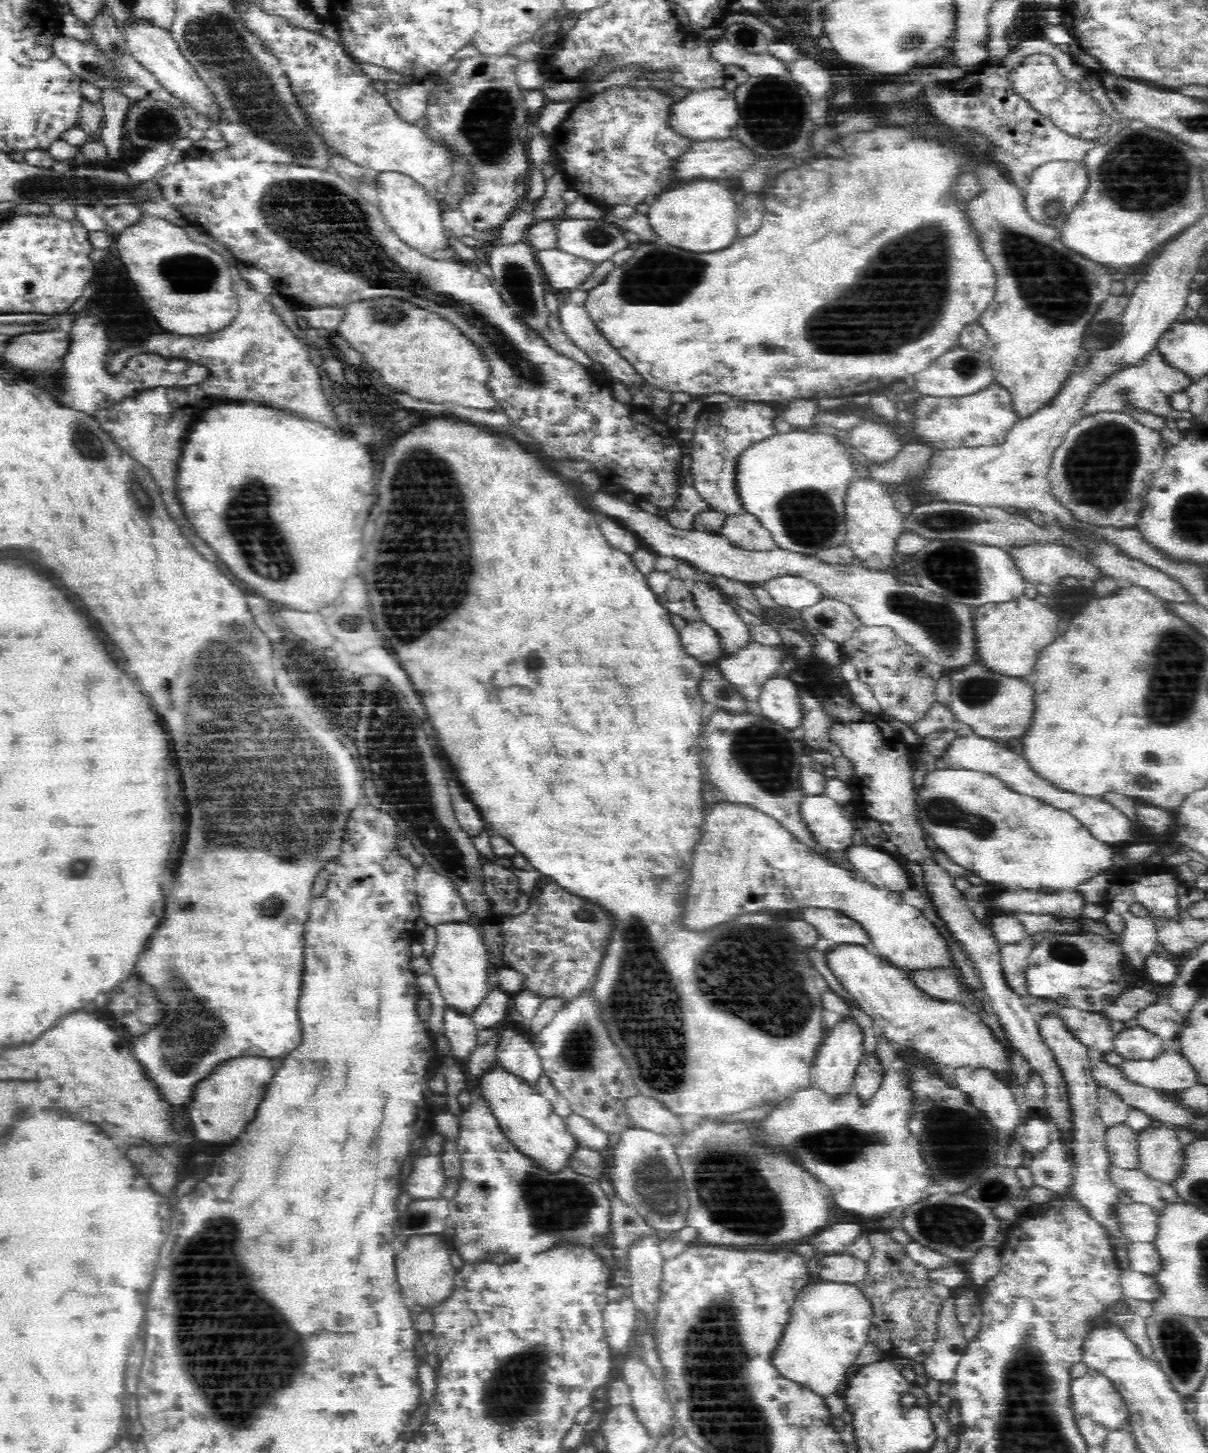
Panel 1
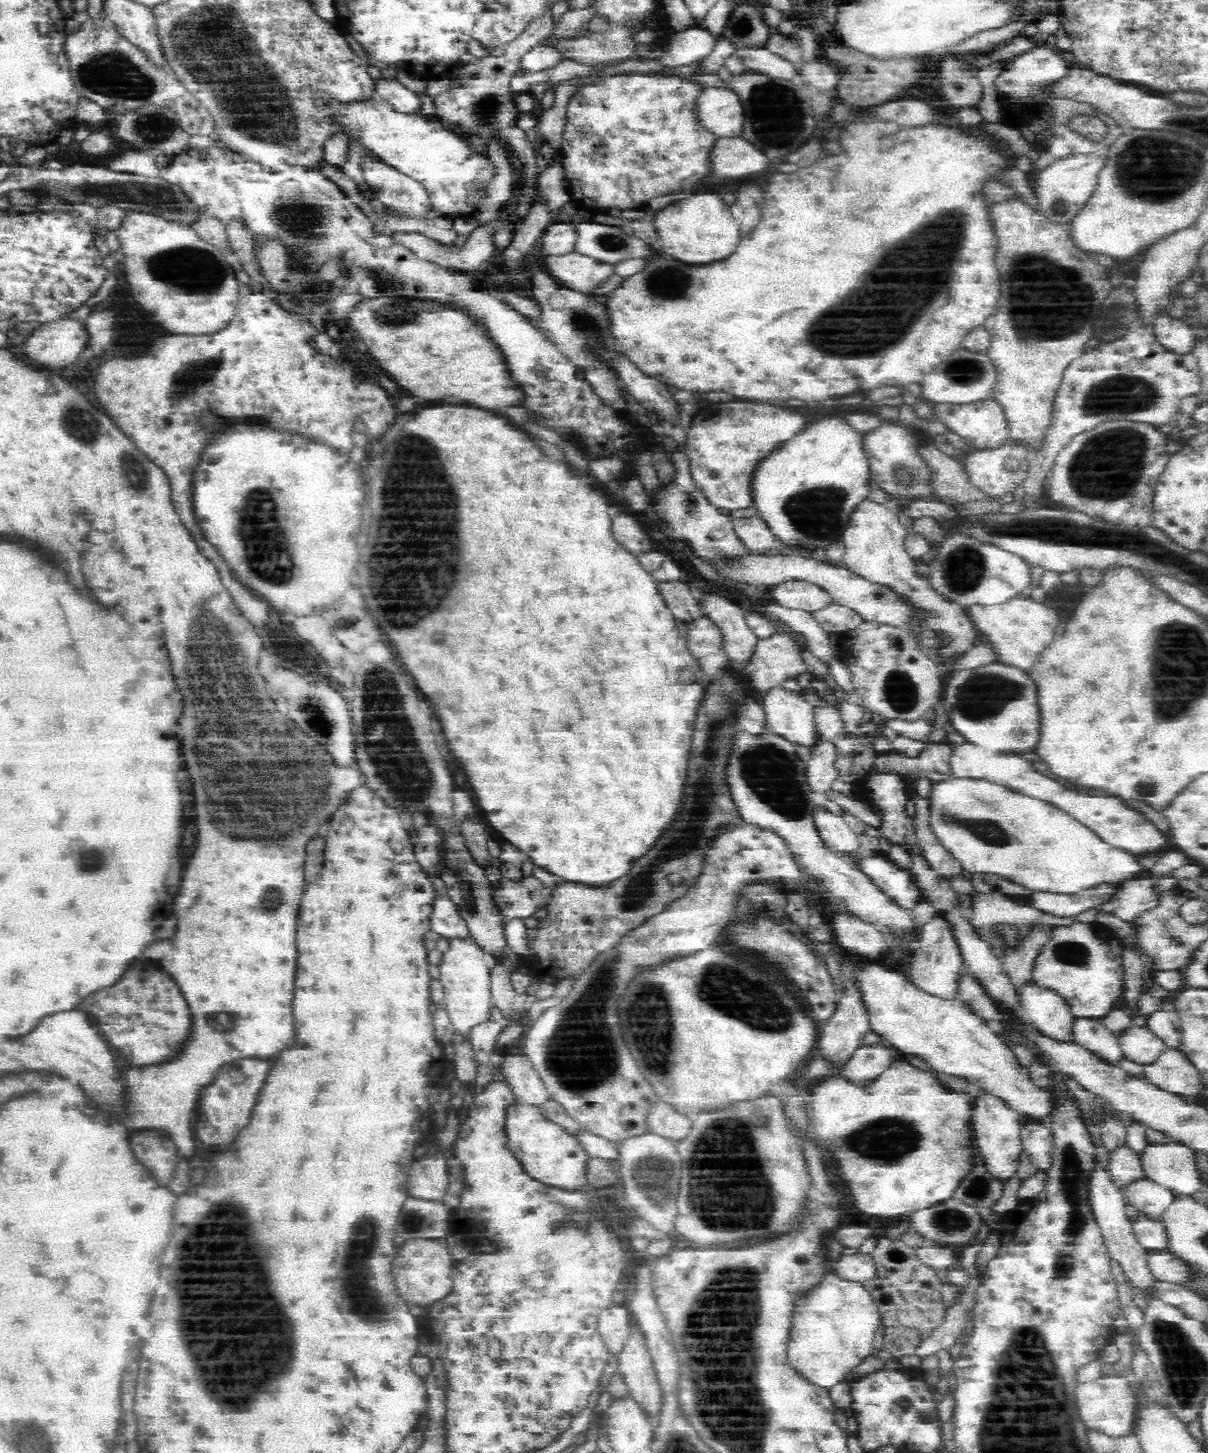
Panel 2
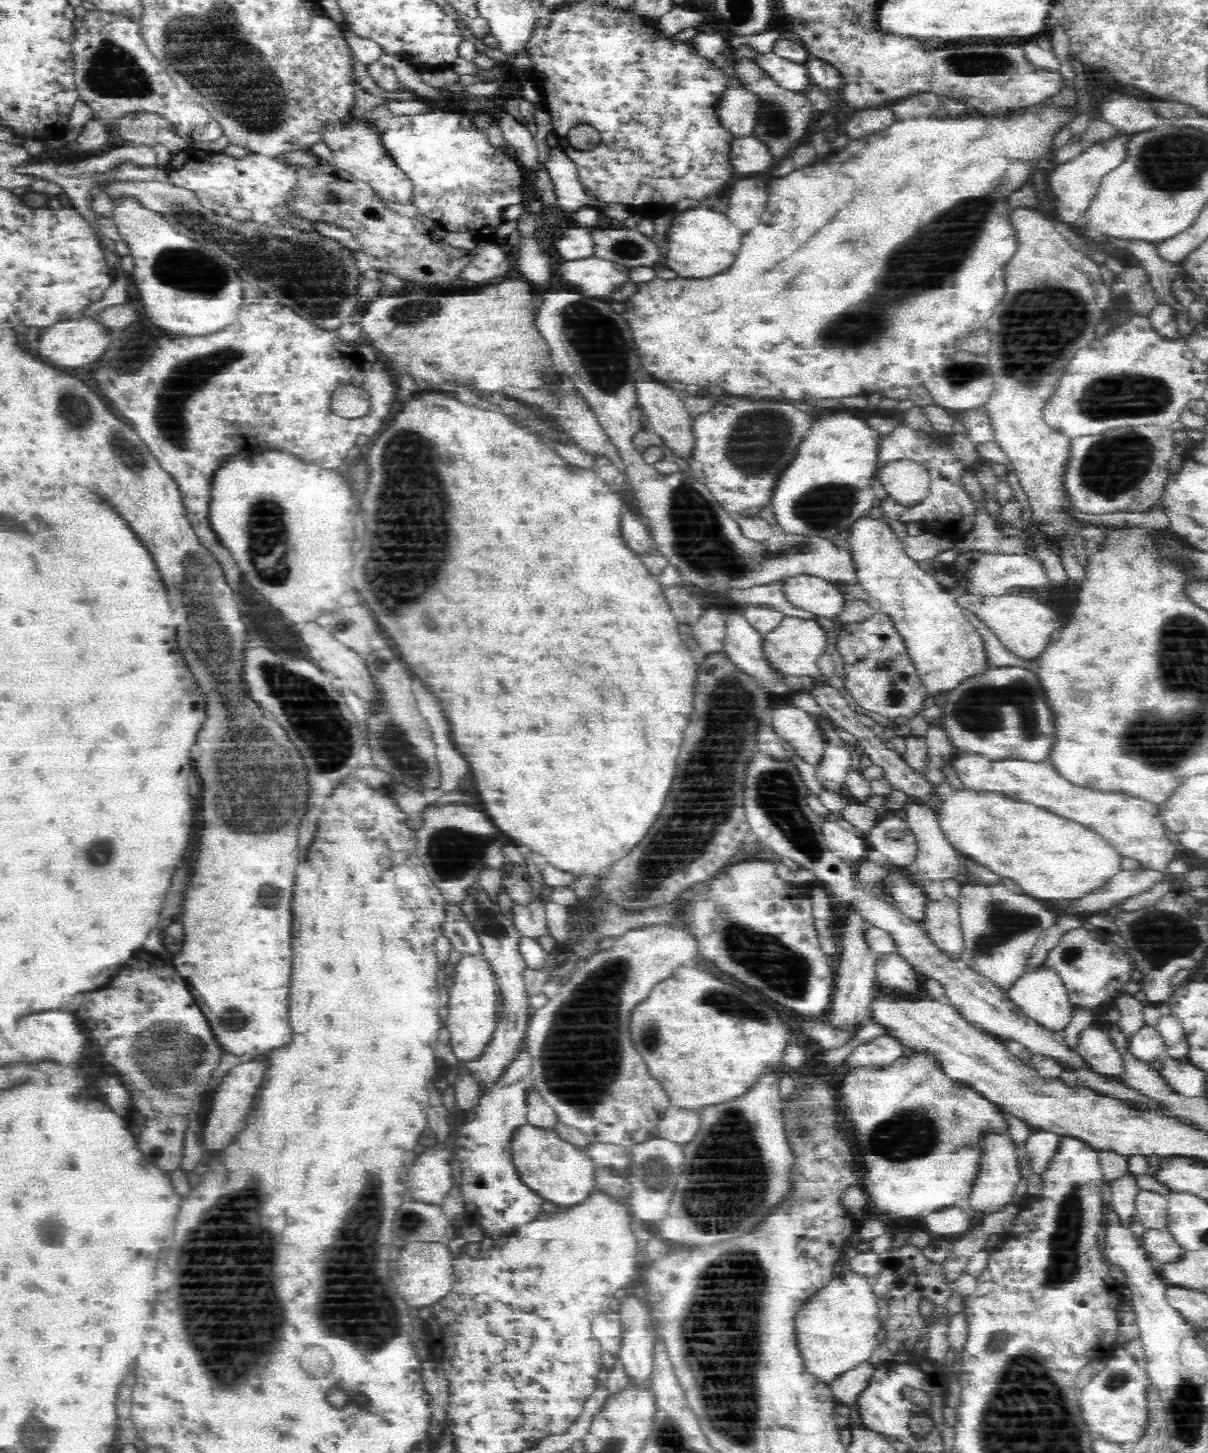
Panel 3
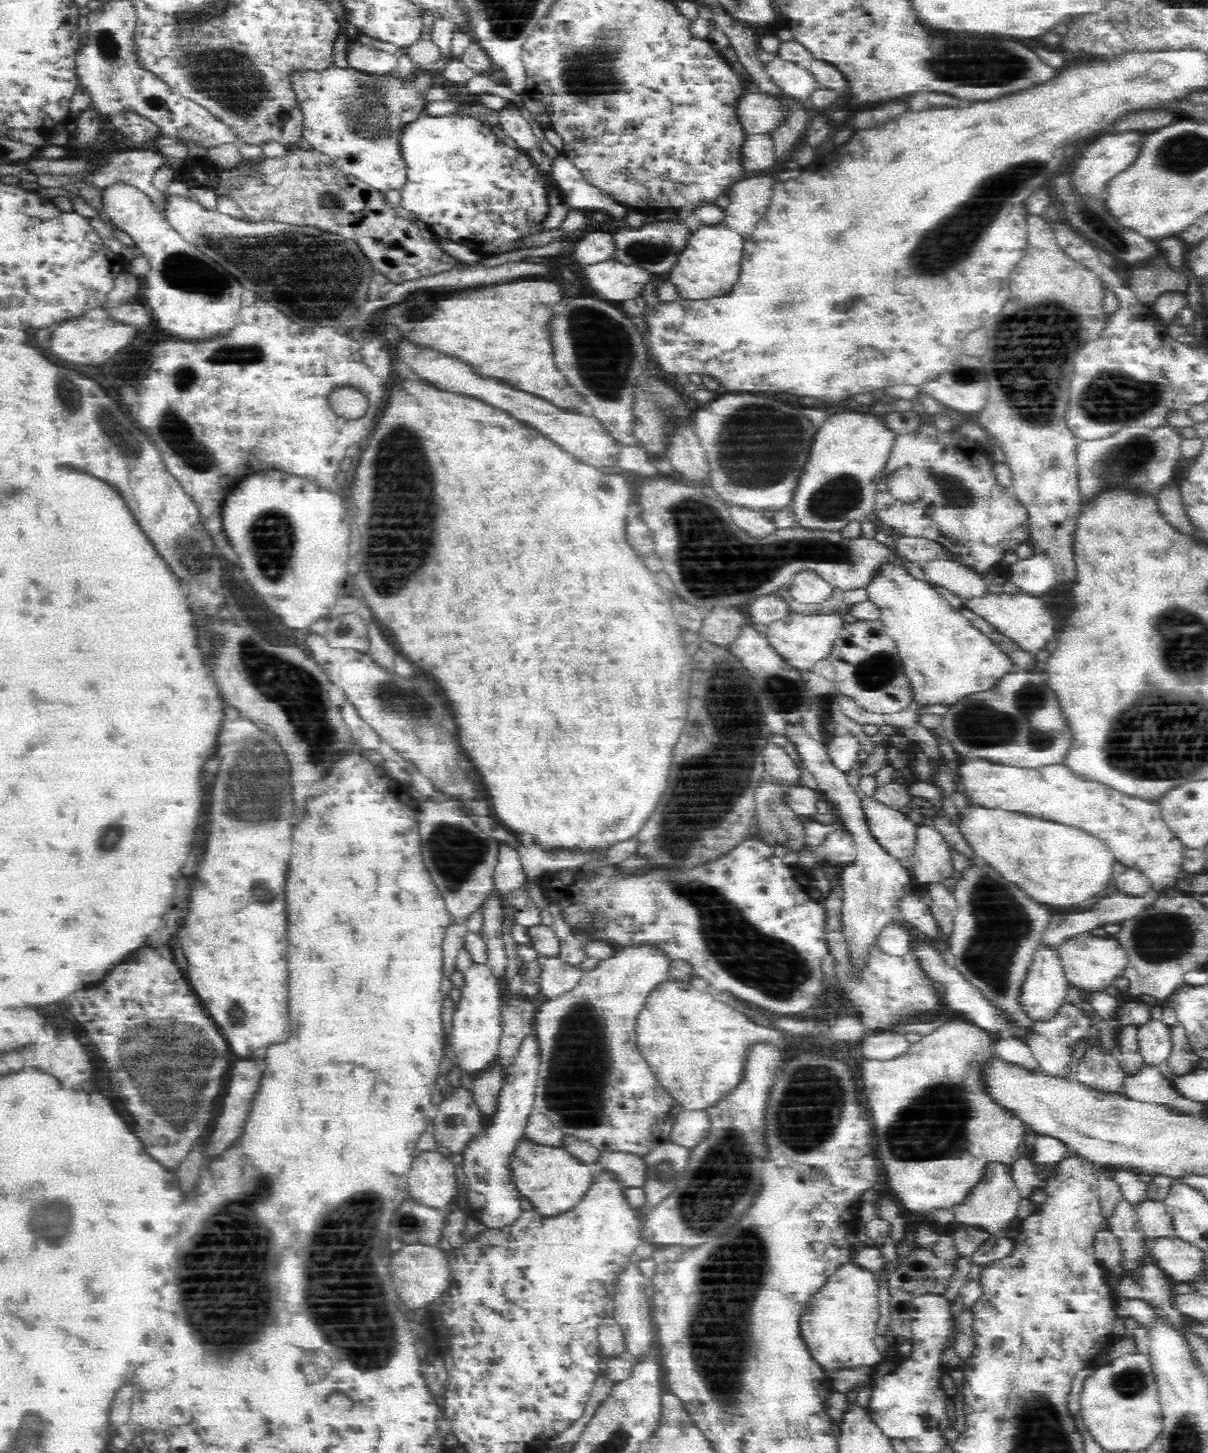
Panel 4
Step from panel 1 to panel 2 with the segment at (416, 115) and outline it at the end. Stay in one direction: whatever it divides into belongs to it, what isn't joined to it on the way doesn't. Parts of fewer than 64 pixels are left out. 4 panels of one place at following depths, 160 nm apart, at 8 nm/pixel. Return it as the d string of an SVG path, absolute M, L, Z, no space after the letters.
M376 78L376 97L387 100L400 113L417 113L420 110L420 99L406 89L396 78L393 80Z

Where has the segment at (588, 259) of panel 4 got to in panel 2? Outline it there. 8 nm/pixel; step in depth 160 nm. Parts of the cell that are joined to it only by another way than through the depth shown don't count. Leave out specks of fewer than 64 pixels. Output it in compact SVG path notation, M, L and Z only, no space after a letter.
M554 222L539 241L539 251L543 256L568 256L576 253L578 227L576 223Z

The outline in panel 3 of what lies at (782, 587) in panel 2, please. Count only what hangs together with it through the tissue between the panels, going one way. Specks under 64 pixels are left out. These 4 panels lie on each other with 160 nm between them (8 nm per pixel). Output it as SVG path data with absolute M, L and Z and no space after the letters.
M798 575L783 583L784 594L792 604L826 617L839 627L847 600L836 584L817 576Z

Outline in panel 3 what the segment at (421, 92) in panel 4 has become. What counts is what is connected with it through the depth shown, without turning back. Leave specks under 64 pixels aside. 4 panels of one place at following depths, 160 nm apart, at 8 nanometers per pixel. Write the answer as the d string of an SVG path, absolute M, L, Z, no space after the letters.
M354 104L348 106L349 112L345 118L338 121L328 121L327 119L318 134L321 142L332 155L332 163L338 165L342 170L348 171L357 180L370 184L384 201L409 204L413 185L384 145L383 132L386 132L386 125L380 126L377 122L374 124L372 120L369 120L370 116L352 118L353 106Z

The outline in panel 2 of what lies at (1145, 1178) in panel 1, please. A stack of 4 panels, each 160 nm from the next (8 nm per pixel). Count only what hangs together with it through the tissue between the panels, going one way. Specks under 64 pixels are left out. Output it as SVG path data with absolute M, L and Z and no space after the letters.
M1144 1179L1134 1182L1122 1192L1124 1204L1136 1207L1142 1216L1155 1222L1163 1222L1164 1212L1174 1202L1176 1193Z

